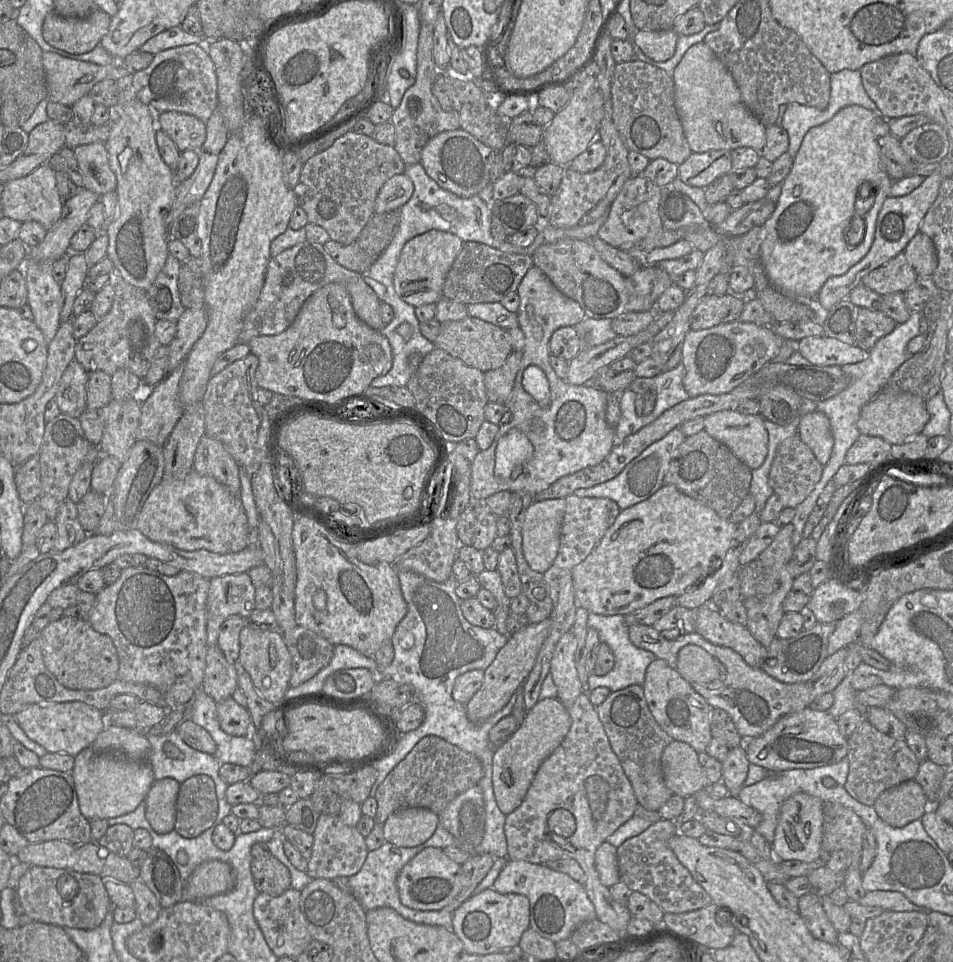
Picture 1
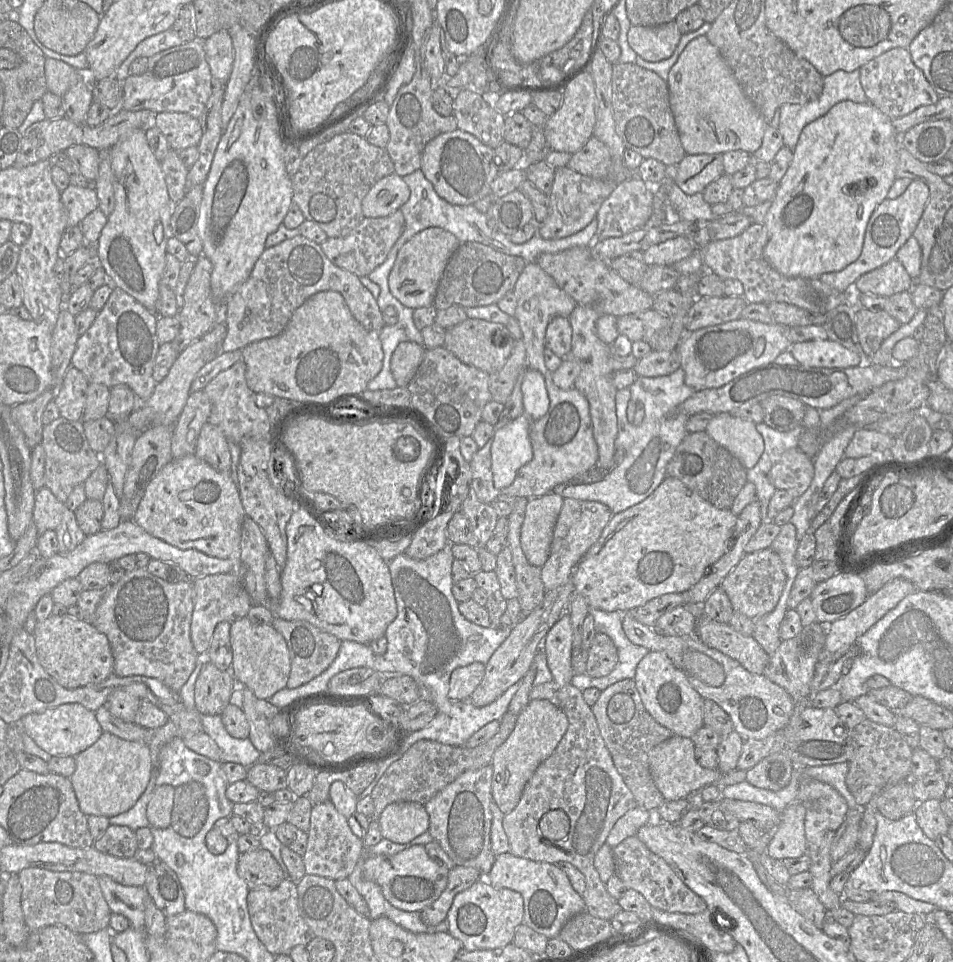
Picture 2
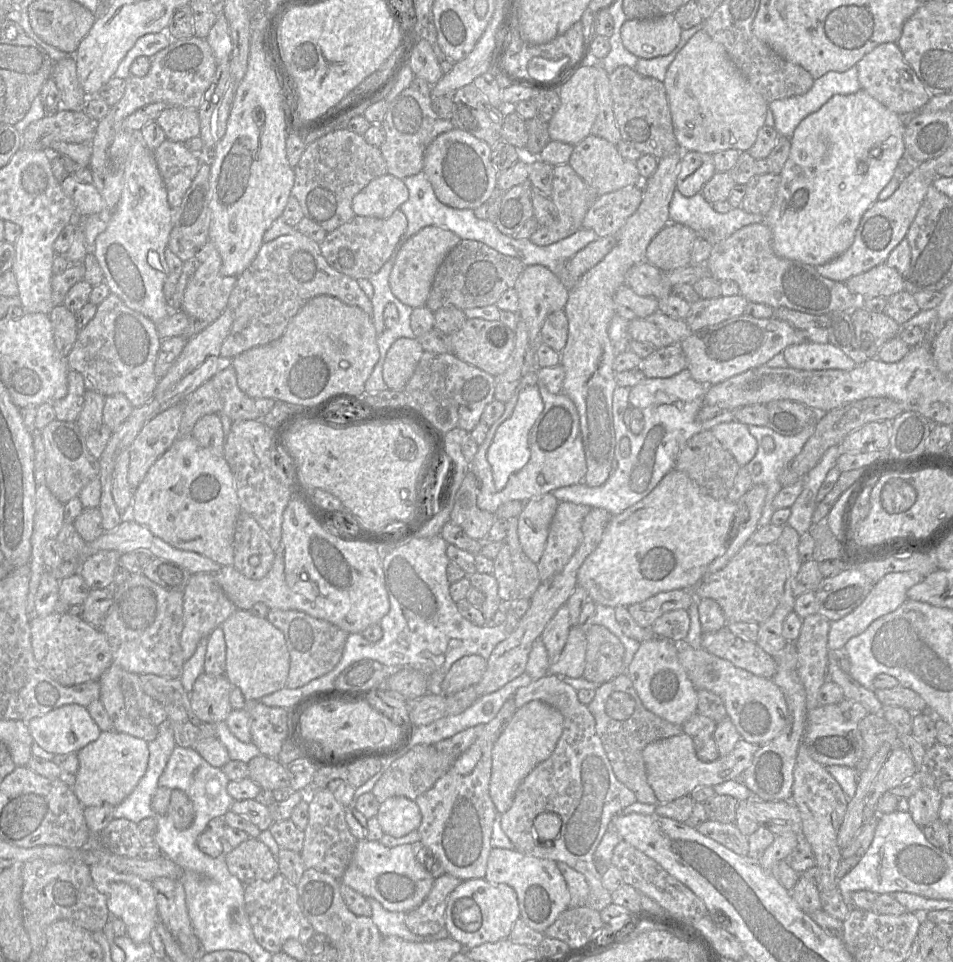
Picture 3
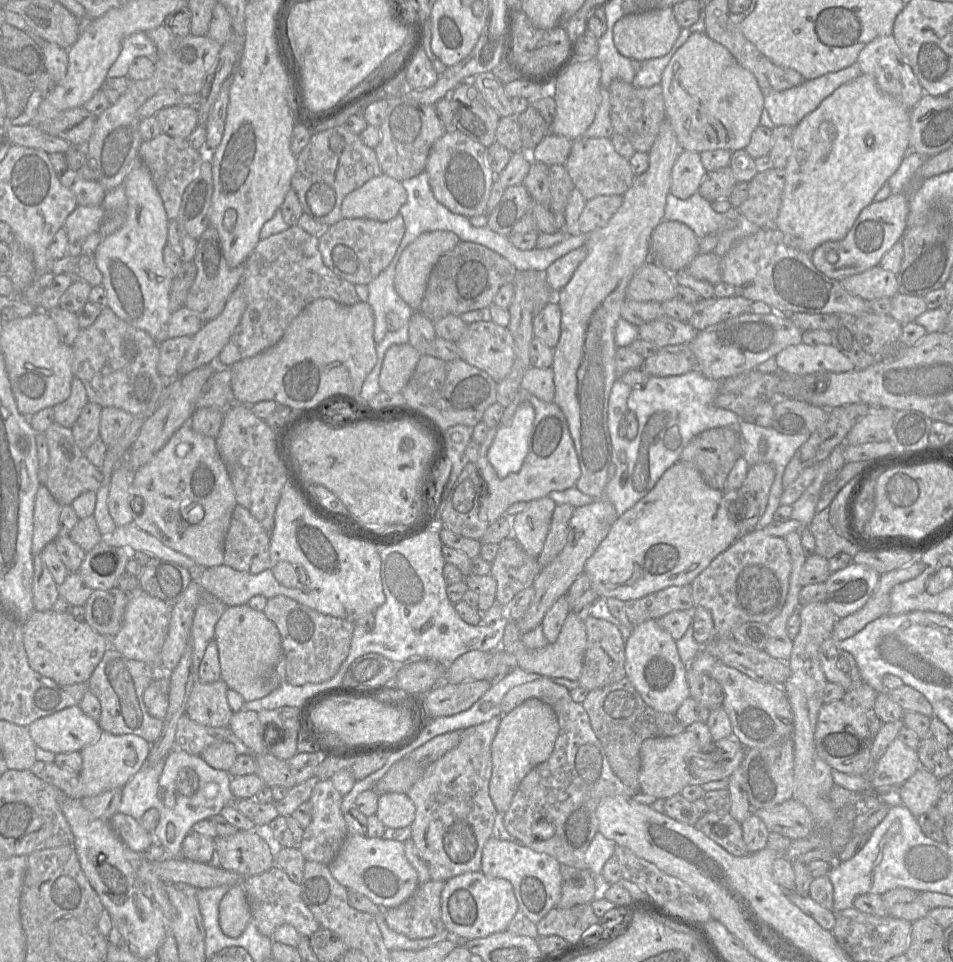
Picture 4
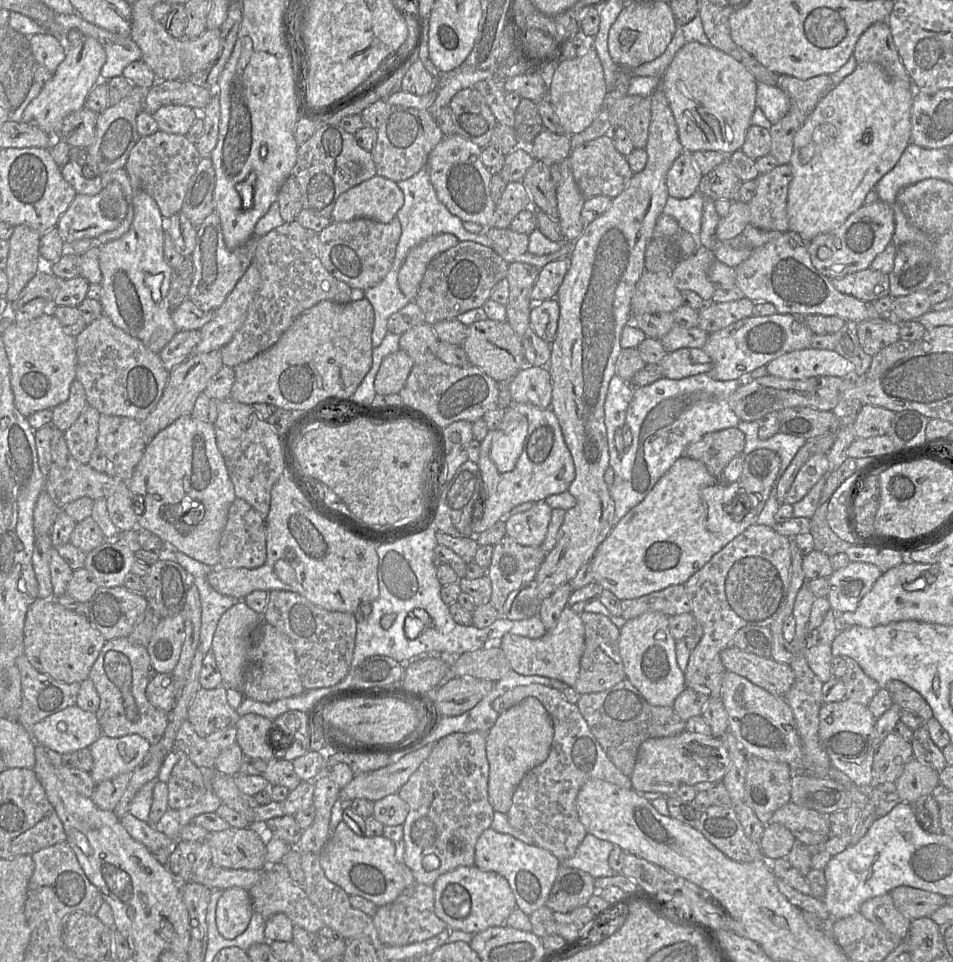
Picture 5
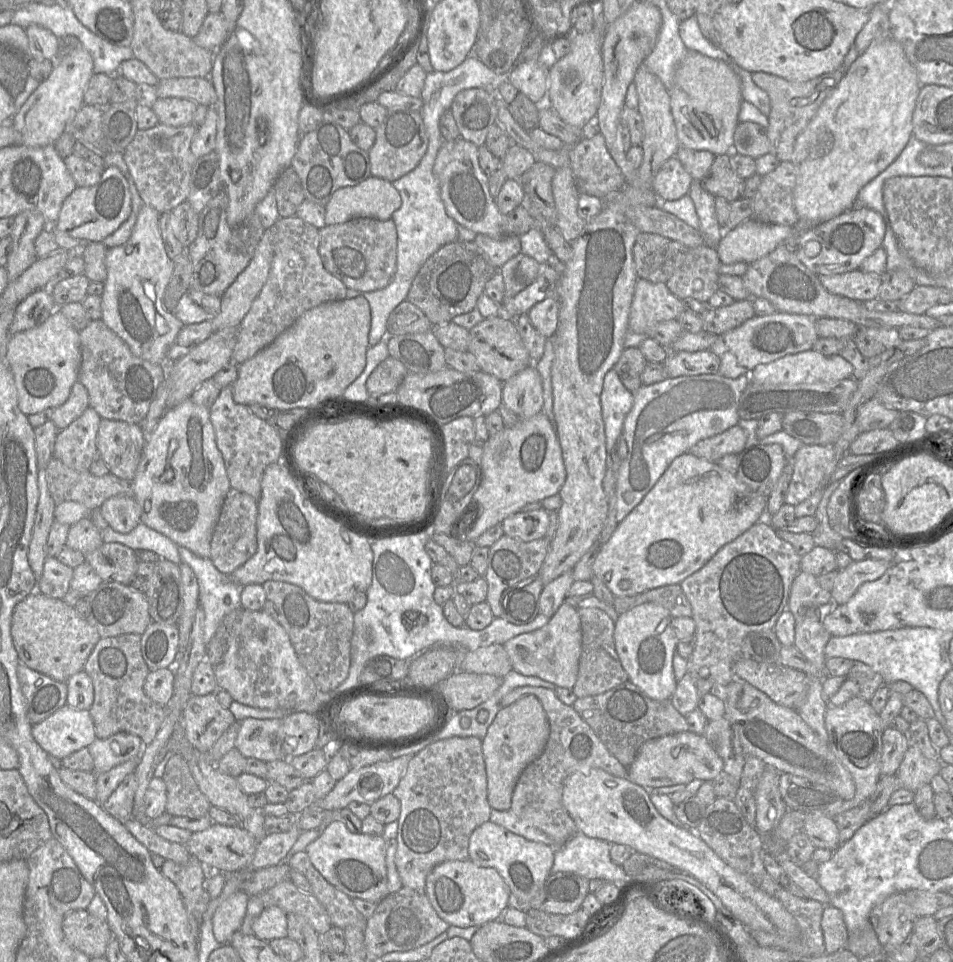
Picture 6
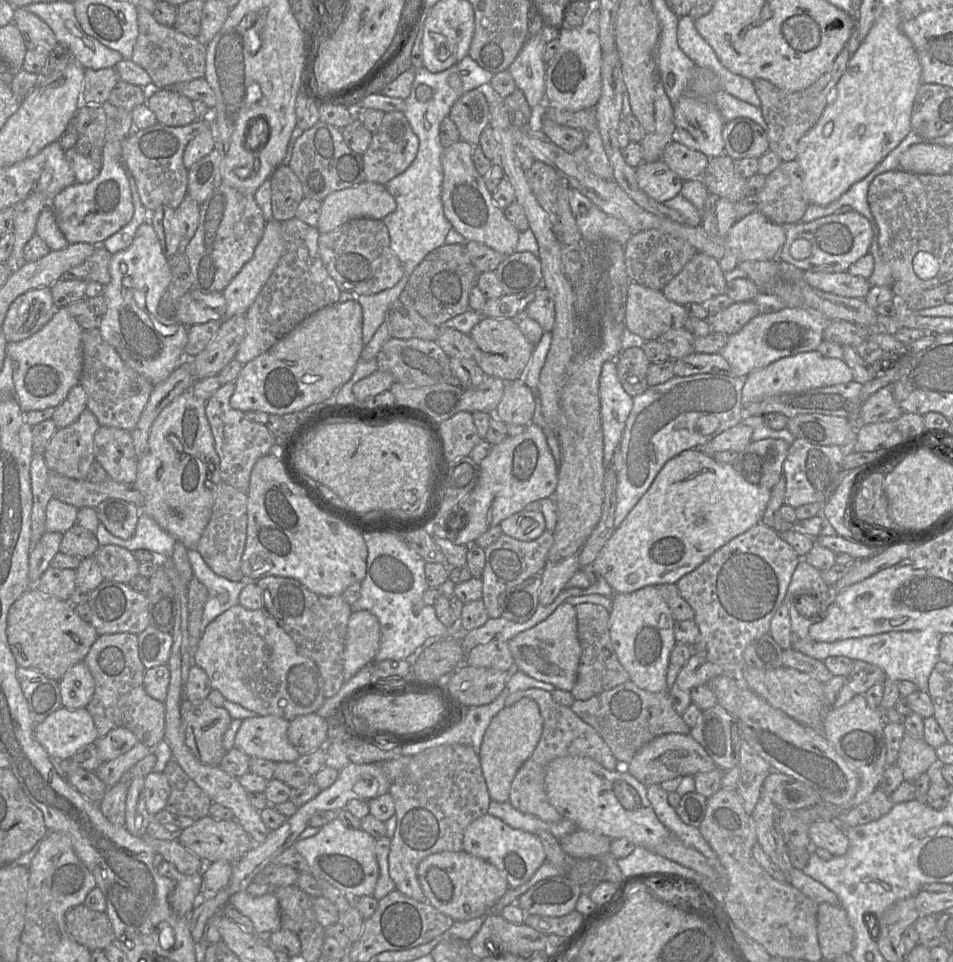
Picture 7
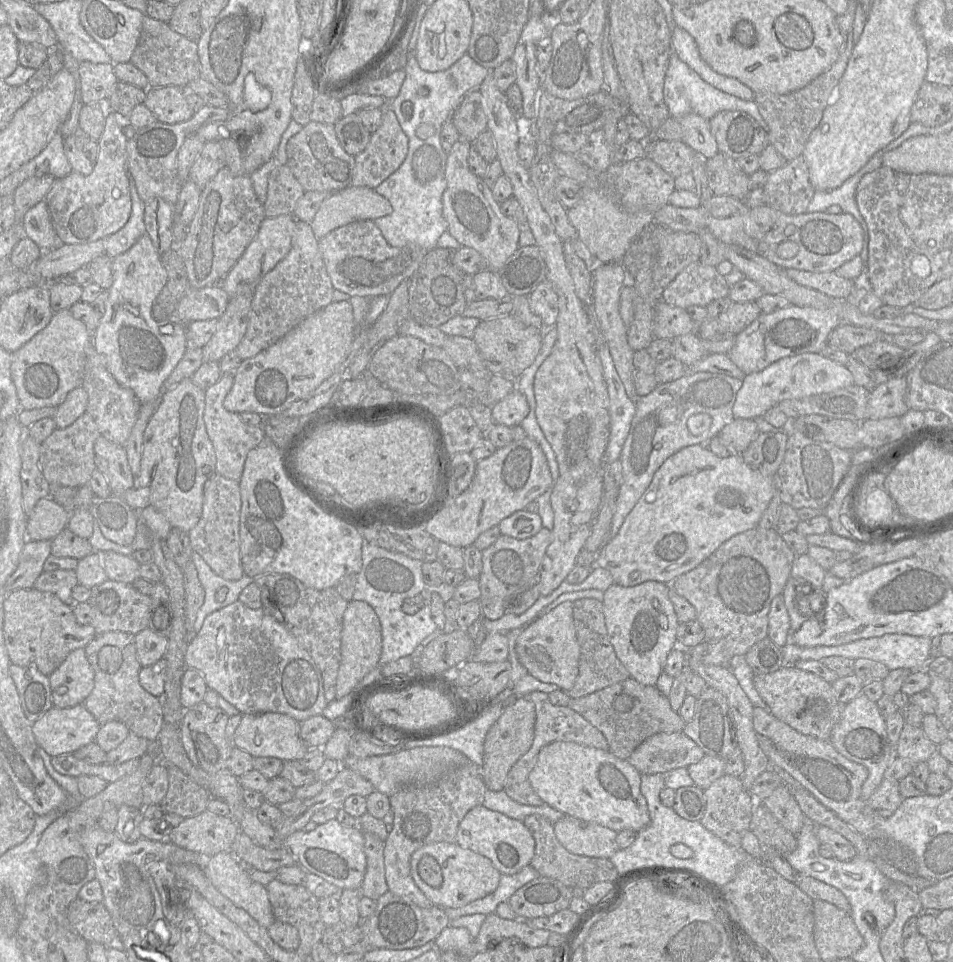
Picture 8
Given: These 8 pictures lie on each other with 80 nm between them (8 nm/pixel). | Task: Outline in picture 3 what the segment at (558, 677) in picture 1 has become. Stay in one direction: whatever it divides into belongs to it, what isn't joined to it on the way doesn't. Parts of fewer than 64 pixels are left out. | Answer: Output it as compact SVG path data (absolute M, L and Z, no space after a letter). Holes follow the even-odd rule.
M562 605L545 626L541 640L544 643L550 663L556 661L562 652L571 627L569 609Z

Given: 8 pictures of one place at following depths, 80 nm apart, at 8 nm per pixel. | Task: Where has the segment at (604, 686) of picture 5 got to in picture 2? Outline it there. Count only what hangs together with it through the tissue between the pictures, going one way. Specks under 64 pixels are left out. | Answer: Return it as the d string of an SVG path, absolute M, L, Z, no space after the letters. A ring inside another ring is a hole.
M597 632L588 649L585 673L598 678L608 675L616 666L618 651L611 638Z

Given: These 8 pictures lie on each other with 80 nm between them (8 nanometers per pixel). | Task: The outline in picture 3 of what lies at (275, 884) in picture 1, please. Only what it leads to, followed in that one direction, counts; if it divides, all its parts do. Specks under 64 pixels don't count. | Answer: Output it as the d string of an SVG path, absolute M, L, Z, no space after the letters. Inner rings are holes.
M250 837L239 846L232 848L226 855L226 863L229 872L238 878L244 885L255 881L269 881L279 873L277 859L273 856L270 849L258 838Z

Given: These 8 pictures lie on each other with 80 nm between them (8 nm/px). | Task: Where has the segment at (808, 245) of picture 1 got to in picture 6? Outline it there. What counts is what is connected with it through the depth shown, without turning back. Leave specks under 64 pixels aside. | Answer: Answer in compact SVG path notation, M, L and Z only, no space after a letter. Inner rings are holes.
M893 37L875 40L859 54L796 138L791 162L797 169L794 206L800 220L818 225L851 210L858 203L859 191L900 155L911 138L912 115L920 87L914 66Z

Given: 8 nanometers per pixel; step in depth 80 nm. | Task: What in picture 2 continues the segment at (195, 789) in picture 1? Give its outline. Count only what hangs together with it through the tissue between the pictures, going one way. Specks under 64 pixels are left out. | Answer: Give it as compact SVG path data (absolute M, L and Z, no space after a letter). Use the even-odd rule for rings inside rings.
M191 781L176 787L172 829L185 838L194 837L205 824L214 800L210 786L201 781Z

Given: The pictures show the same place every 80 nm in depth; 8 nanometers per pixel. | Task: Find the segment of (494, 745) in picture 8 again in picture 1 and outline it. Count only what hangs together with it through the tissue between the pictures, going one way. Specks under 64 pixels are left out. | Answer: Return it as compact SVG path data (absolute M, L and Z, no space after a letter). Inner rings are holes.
M539 699L525 713L517 730L495 749L492 765L493 791L498 807L505 815L521 805L538 768L558 748L570 727L571 717L559 699Z

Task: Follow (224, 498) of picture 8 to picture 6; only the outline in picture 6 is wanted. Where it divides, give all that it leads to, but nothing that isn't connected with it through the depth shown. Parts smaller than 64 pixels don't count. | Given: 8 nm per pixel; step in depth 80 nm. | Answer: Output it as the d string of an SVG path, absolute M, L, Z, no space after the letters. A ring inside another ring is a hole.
M231 487L223 502L210 546L209 559L222 574L229 576L256 553L257 513L257 501L250 495Z

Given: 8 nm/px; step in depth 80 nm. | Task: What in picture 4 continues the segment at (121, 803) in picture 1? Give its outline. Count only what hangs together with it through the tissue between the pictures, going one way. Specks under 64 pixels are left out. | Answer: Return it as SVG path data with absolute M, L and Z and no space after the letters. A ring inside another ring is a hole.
M102 731L98 739L83 748L82 768L79 772L83 797L96 796L102 792L123 788L146 763L151 744L134 734L114 735Z

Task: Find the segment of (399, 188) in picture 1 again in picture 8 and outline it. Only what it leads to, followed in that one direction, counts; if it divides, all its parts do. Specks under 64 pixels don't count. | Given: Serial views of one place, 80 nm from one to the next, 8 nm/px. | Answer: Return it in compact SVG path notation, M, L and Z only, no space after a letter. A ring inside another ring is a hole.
M349 186L332 193L321 203L310 226L319 240L353 221L374 220L392 211L390 202L375 189Z

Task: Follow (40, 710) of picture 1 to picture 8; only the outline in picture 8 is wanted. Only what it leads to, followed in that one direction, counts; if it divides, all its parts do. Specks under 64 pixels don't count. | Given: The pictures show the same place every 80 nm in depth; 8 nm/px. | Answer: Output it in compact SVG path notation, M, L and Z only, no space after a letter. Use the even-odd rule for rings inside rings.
M83 704L70 708L52 707L32 724L38 746L51 757L73 754L95 742L100 724Z

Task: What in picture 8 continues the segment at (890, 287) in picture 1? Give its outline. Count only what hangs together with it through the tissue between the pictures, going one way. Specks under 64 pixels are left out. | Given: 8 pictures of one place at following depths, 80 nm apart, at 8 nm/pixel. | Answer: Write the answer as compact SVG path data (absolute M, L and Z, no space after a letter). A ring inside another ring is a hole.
M785 269L786 274L798 284L818 290L833 298L848 298L854 295L855 285L852 279L831 272L810 272L798 269Z

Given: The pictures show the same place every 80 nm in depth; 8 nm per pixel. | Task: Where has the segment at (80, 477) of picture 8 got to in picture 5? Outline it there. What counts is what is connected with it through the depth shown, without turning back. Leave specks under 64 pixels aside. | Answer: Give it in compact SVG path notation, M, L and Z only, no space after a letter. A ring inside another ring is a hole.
M87 405L74 424L64 431L71 455L80 463L88 464L97 447L100 412Z

